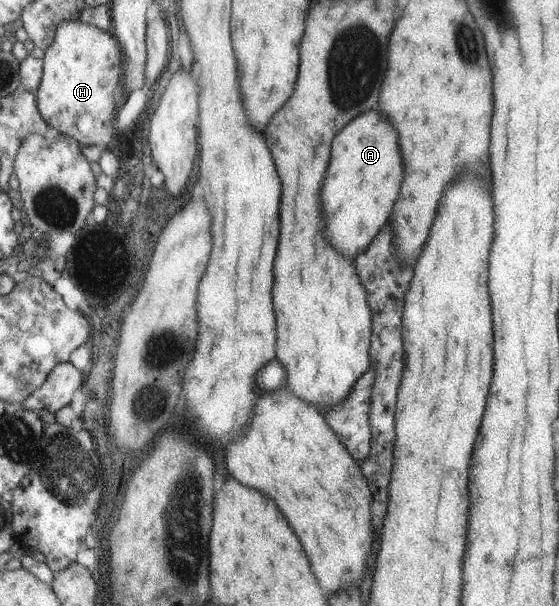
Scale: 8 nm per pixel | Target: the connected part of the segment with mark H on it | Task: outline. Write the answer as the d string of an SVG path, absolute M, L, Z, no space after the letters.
M64 21L59 25L59 29L56 31L55 41L50 48L45 49L43 57L43 76L36 90L35 96L37 98L37 109L43 120L49 125L52 132L64 134L67 137L72 137L78 143L86 143L88 145L106 145L112 141L114 137L114 127L112 127L112 119L114 119L114 107L116 107L116 97L114 93L118 91L118 81L120 81L120 75L122 75L122 67L120 67L120 51L118 51L118 45L112 35L106 35L104 29L98 29L94 25L88 25L88 23L82 23L82 21Z

